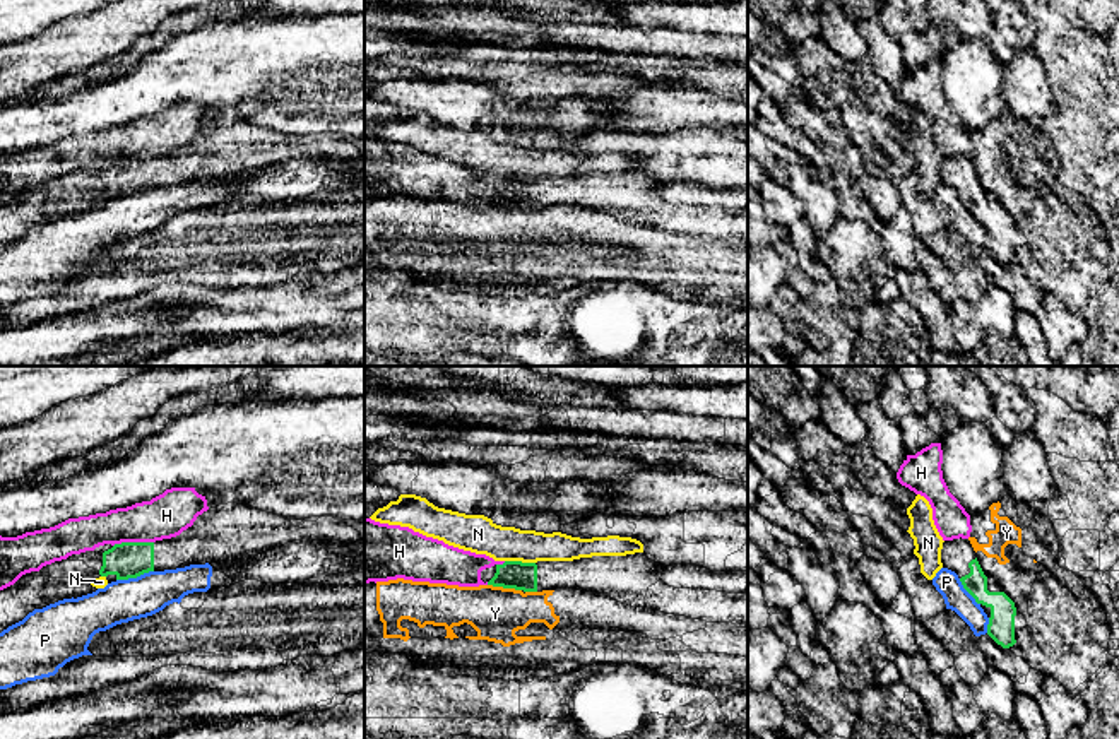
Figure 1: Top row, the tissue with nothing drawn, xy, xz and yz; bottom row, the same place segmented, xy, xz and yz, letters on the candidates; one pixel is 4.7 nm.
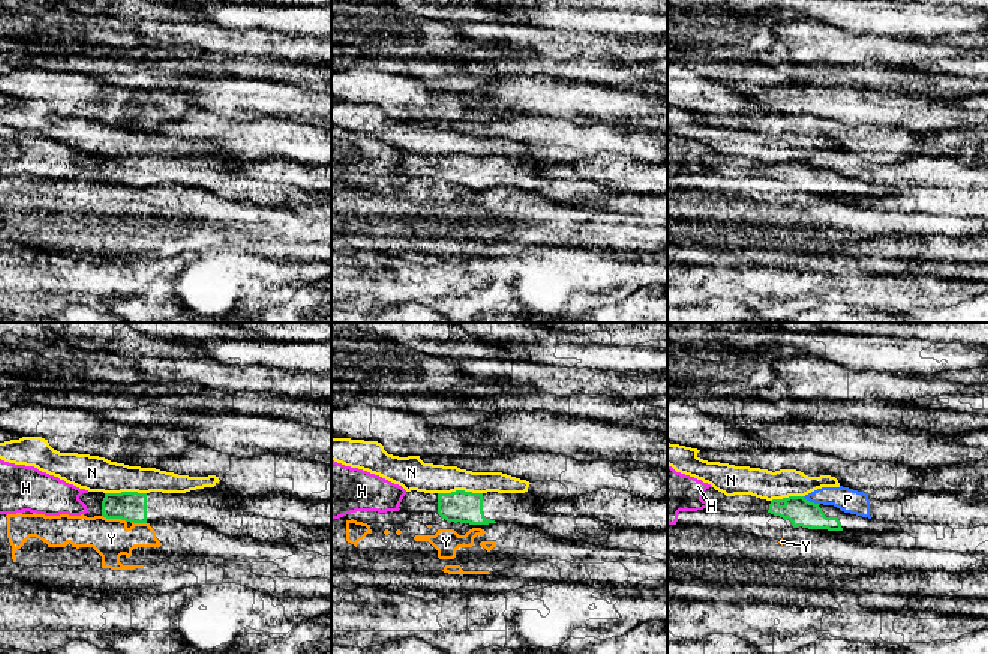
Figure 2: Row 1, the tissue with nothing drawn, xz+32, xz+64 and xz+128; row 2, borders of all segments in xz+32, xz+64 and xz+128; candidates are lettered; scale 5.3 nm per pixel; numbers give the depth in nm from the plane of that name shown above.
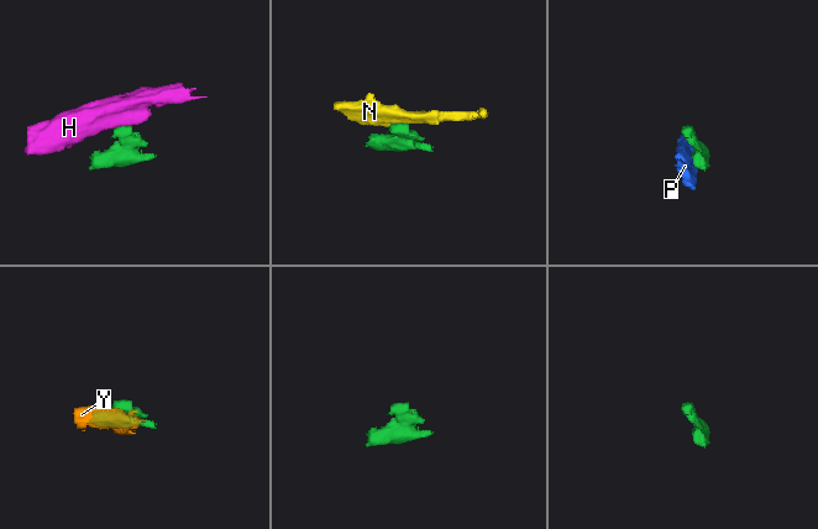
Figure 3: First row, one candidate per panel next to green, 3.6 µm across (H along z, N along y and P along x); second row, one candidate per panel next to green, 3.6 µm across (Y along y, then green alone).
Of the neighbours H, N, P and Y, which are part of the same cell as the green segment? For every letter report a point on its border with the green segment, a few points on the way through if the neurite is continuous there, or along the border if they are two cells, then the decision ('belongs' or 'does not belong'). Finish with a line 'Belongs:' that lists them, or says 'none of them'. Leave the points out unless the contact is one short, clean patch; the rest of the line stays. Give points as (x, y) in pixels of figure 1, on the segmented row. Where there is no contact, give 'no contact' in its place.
H: contact xy (132, 543); border xy (153, 541), (122, 541), (113, 546); does not belong
N: contact xz (521, 561); border xz (505, 560), (534, 563); does not belong
P: contact xy (134, 577); does not belong
Y: contact xz (505, 587); border xz (488, 584), (521, 591); does not belong
Belongs: none of them

